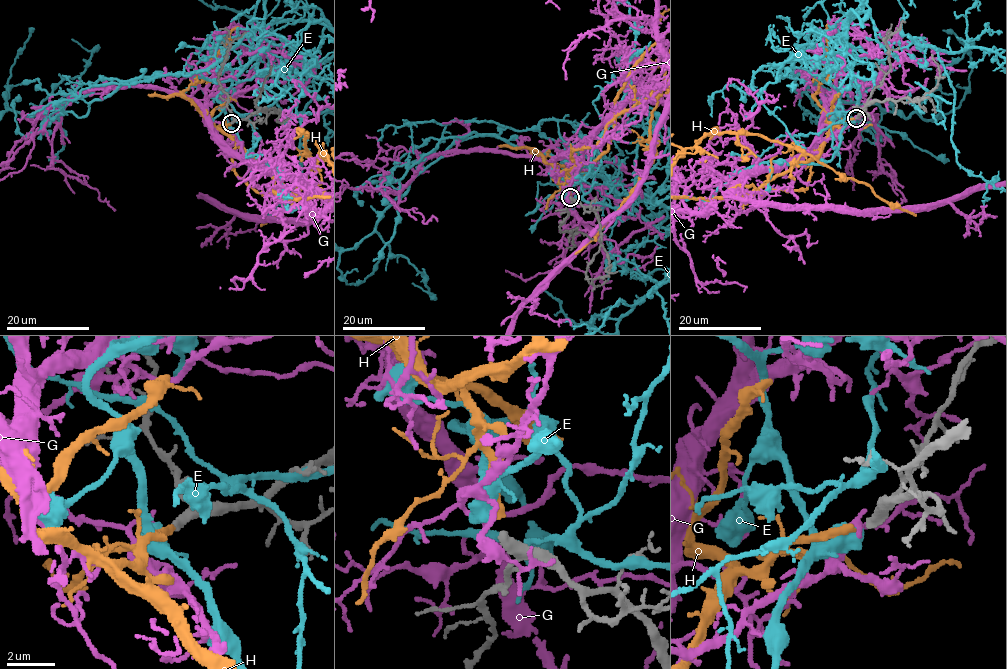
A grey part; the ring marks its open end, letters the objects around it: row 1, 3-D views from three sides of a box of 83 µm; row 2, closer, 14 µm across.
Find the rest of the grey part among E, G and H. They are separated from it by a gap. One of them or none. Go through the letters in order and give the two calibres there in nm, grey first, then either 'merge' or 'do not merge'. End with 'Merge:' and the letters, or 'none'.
E: 420 nm thick on the grey side, 750 nm on the other; do not merge
G: 420 nm thick on the grey side, 280 nm on the other; do not merge
H: 420 nm thick on the grey side, 340 nm on the other; merge
Merge: H

